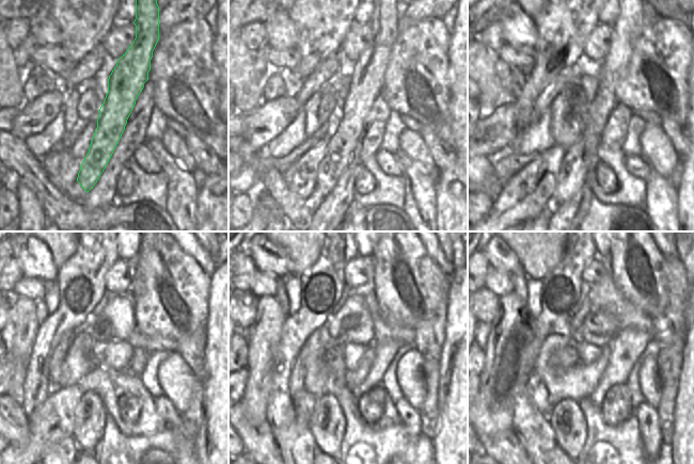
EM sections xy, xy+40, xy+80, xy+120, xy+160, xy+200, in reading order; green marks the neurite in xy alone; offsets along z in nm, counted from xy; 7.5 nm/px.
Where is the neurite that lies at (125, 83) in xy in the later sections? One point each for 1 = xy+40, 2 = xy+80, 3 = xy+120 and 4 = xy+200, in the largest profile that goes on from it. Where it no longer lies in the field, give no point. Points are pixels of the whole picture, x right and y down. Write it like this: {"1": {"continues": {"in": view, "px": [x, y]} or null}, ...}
{"1": {"continues": {"in": "xy+40", "px": [366, 81]}}, "2": {"continues": {"in": "xy+80", "px": [581, 158]}}, "3": {"continues": {"in": "xy+120", "px": [90, 421]}}, "4": {"continues": {"in": "xy+200", "px": [566, 417]}}}

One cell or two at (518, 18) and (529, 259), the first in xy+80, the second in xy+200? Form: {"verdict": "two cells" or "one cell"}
{"verdict": "two cells"}

